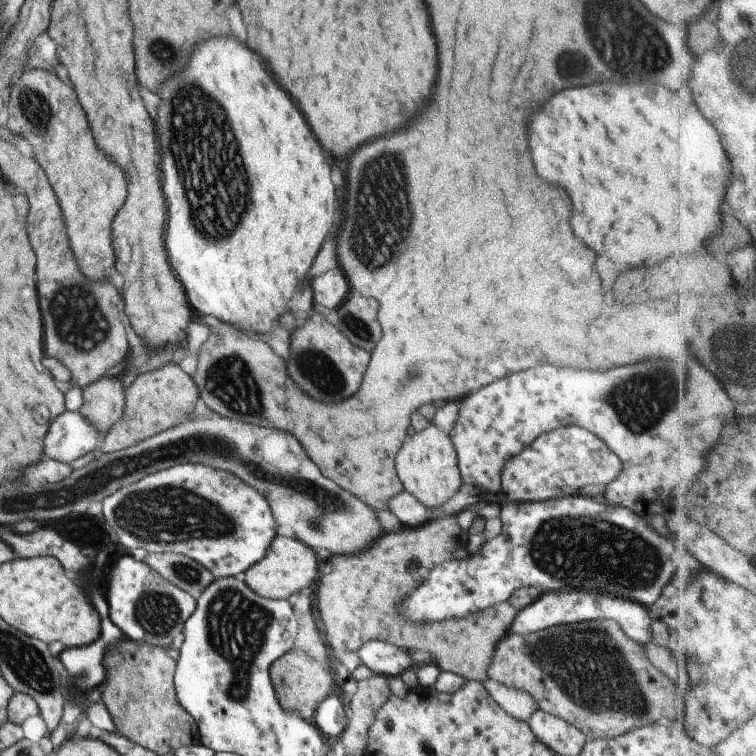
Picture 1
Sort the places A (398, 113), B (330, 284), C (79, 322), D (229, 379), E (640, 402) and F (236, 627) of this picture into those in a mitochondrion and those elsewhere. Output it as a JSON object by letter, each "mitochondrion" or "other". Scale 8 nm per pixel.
{"A":"mitochondrion","B":"other","C":"mitochondrion","D":"mitochondrion","E":"mitochondrion","F":"mitochondrion"}

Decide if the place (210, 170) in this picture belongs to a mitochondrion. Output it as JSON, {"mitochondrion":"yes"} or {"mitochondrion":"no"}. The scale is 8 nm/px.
{"mitochondrion":"yes"}

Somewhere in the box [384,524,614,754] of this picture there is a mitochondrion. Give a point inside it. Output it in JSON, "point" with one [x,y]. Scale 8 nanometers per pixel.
{"point":[414,567]}

